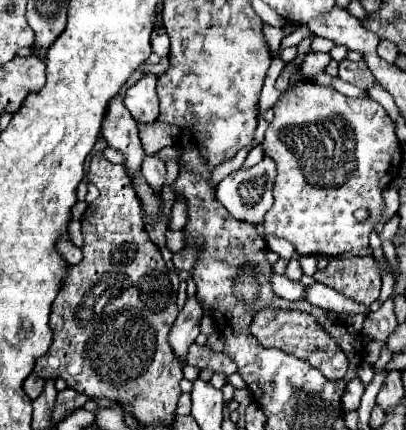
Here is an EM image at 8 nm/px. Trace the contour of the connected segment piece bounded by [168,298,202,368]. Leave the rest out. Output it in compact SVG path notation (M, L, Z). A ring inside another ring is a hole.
M188 298L186 306L178 314L178 318L174 320L170 336L168 336L170 348L182 368L186 366L186 356L188 356L190 344L194 344L196 336L200 334L200 320L202 320L200 302L196 298Z

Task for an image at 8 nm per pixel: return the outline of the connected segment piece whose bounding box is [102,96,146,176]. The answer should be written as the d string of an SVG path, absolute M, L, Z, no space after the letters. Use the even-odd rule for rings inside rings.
M120 96L110 102L106 124L102 124L102 136L106 138L108 146L124 154L124 168L130 172L130 176L138 174L146 152L138 138L138 122L134 122Z

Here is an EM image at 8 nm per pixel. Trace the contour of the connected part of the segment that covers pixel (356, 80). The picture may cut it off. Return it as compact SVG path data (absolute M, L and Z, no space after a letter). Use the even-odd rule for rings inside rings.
M342 60L342 62L340 62L338 76L340 76L342 80L346 80L346 82L358 86L358 88L364 90L364 92L368 92L368 88L370 88L372 84L376 84L372 72L366 68L366 64L362 64L362 60L360 60L360 62L354 62L354 64L350 64L350 60Z

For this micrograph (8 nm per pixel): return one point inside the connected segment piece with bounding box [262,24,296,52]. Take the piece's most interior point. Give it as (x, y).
(273, 35)

